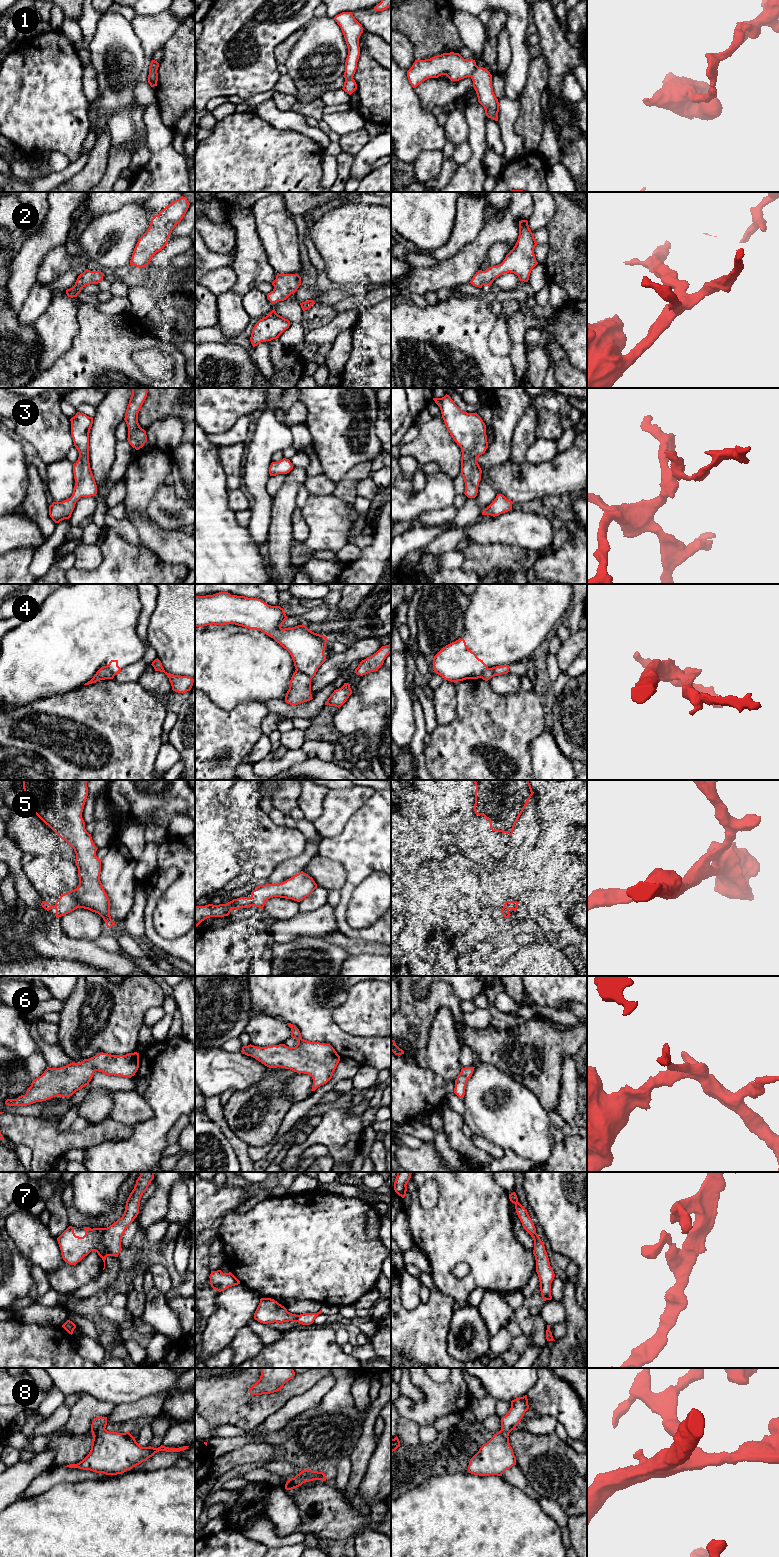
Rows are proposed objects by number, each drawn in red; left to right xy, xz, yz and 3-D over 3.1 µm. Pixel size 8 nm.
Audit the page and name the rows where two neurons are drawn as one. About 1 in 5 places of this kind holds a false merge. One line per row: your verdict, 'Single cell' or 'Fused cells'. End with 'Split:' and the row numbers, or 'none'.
1: Fused cells
2: Single cell
3: Single cell
4: Fused cells
5: Single cell
6: Single cell
7: Single cell
8: Single cell
Split: 1, 4

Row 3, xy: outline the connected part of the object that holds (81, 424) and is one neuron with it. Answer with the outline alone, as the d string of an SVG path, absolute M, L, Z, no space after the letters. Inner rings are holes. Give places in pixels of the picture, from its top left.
M77 412L70 421L74 446L79 452L78 460L73 464L76 483L70 498L62 502L53 502L49 506L49 515L55 523L69 519L76 502L81 497L91 497L97 494L97 485L89 463L89 433L93 424L93 418Z

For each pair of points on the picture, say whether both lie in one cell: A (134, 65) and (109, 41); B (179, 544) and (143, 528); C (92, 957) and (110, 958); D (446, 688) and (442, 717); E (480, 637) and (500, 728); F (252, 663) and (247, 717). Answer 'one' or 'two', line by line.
A: one
B: one
C: one
D: one
E: two
F: two

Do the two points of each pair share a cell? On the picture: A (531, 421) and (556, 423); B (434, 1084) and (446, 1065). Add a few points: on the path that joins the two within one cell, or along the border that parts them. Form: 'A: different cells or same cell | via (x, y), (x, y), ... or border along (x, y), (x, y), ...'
A: different cells | border along (532, 404), (536, 414), (536, 437)
B: different cells | border along (422, 1063), (444, 1081)

